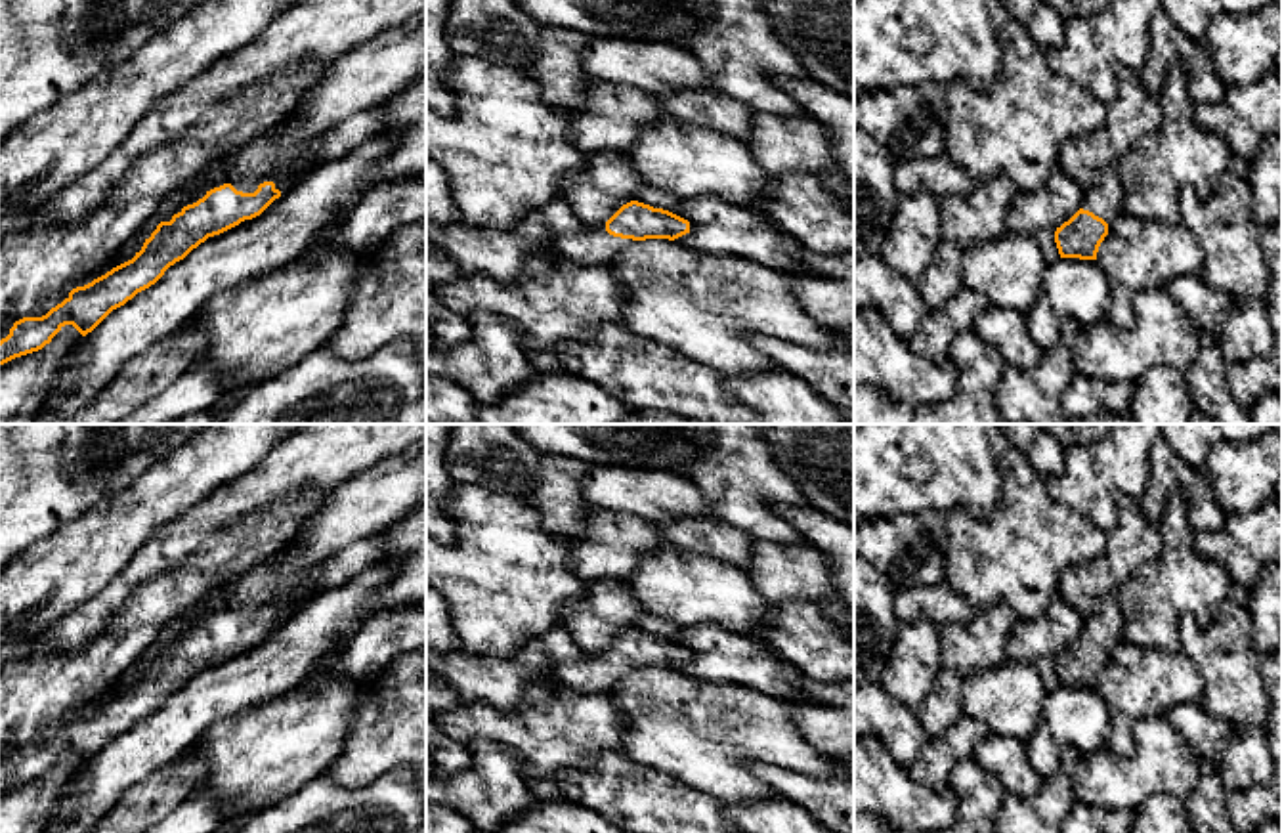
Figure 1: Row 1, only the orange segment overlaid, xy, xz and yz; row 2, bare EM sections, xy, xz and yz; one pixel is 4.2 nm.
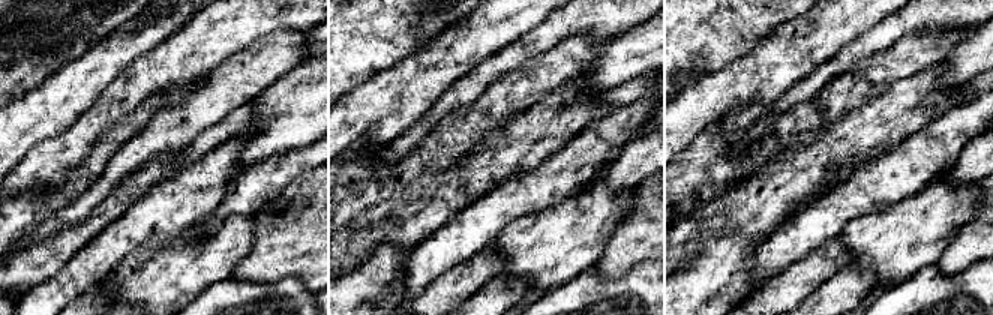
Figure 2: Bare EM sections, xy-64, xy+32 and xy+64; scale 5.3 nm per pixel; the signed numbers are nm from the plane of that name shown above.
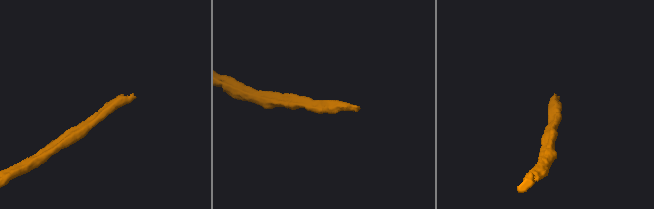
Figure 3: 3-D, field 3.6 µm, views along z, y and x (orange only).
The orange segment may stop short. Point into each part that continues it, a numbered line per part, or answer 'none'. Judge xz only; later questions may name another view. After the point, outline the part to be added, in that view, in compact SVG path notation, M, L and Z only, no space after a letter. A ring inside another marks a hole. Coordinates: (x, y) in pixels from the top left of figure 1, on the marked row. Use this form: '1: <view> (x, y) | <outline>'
1: xz (593, 245) | M606 222L587 225L571 235L558 235L545 243L556 254L581 266L602 266L625 250L632 239L613 237L606 231Z

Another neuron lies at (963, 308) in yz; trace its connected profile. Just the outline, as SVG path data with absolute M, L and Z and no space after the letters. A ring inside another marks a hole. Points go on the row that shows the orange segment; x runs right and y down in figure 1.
M961 288L951 296L944 308L955 334L974 329L976 317L988 308L988 300L982 292Z

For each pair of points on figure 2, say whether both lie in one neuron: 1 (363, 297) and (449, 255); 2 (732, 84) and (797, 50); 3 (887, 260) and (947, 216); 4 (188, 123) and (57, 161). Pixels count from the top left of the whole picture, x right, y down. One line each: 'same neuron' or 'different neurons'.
1: different neurons
2: same neuron
3: same neuron
4: different neurons

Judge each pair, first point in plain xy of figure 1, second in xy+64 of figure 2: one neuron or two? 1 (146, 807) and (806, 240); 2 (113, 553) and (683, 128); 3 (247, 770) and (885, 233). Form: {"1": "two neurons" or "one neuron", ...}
{"1": "two neurons", "2": "one neuron", "3": "one neuron"}

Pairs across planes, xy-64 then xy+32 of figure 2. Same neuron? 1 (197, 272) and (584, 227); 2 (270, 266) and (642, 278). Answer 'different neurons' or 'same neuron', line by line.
1: same neuron
2: different neurons

